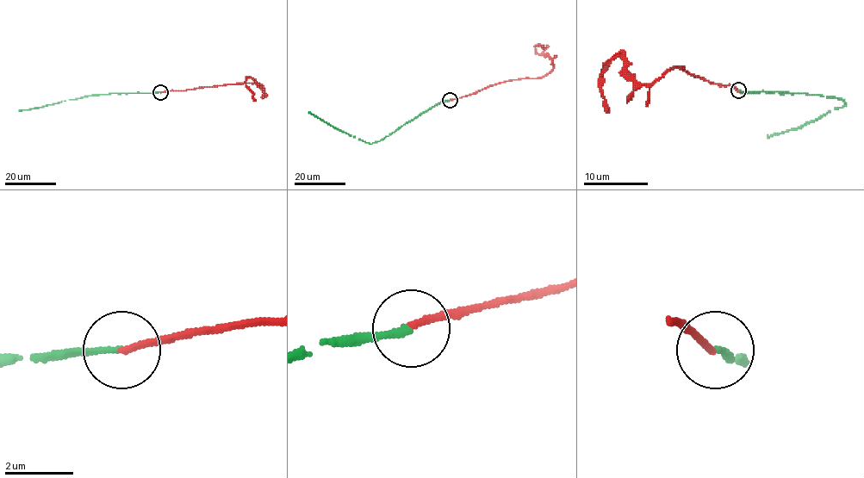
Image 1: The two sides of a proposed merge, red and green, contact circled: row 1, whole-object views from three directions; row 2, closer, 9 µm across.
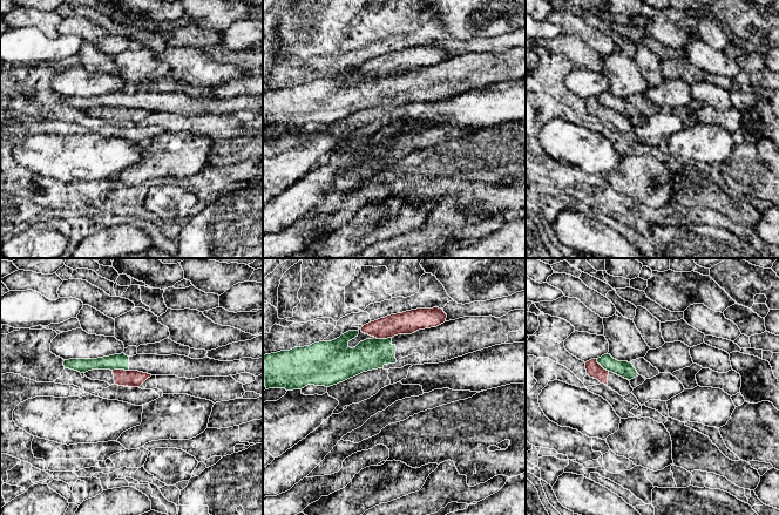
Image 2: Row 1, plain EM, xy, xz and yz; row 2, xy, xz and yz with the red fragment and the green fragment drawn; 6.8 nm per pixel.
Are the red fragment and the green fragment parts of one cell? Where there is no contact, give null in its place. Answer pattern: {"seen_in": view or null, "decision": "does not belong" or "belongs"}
{"seen_in": "xz", "decision": "does not belong"}

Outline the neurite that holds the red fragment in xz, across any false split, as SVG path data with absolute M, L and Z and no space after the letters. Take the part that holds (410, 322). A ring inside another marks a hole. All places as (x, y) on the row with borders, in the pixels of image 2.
M416 309L391 314L371 321L359 330L359 334L348 341L348 347L355 347L366 339L387 339L398 334L412 334L419 330L436 327L446 321L442 309Z

